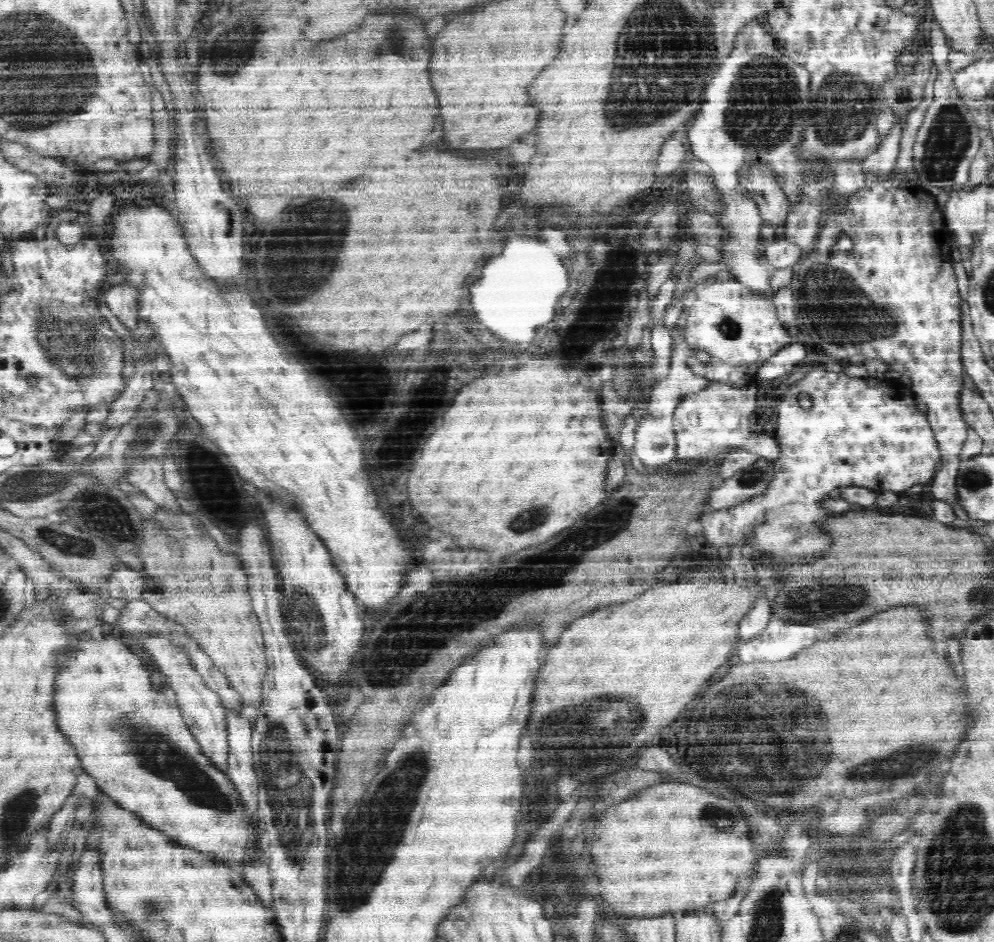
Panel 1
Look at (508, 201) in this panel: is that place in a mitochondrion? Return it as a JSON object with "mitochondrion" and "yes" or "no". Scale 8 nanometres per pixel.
{"mitochondrion":"no"}

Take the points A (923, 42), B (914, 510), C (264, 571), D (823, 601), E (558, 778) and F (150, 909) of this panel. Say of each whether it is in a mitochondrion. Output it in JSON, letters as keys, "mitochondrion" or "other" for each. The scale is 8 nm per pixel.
{"A":"other","B":"other","C":"other","D":"mitochondrion","E":"other","F":"mitochondrion"}

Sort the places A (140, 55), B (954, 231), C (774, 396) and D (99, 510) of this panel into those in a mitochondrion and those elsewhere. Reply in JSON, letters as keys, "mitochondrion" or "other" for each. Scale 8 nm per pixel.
{"A":"other","B":"other","C":"other","D":"mitochondrion"}

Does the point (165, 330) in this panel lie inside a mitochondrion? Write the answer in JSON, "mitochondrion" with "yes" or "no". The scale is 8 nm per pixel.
{"mitochondrion":"no"}

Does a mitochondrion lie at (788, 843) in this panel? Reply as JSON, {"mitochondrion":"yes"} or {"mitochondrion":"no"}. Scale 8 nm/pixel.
{"mitochondrion":"no"}

